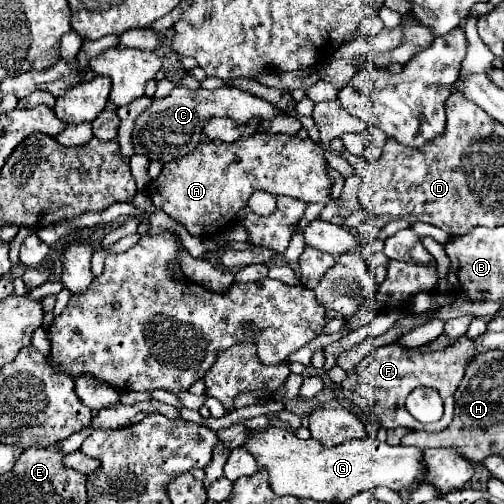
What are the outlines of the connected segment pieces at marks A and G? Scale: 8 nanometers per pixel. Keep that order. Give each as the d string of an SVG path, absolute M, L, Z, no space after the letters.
M258 131L234 143L220 143L204 137L188 157L164 165L160 177L148 185L146 193L158 209L180 221L190 235L202 237L232 225L236 213L248 203L254 191L262 189L272 195L326 205L332 185L334 181L328 177L326 157L312 139Z
M268 427L264 431L250 431L246 441L242 443L250 455L256 457L258 469L268 471L270 487L276 495L294 495L294 497L310 497L314 501L334 501L344 503L352 495L374 489L374 487L390 487L394 491L408 489L418 477L422 477L422 451L418 447L392 447L378 439L358 439L346 441L338 447L324 447L316 439L296 439L296 435L288 429Z

